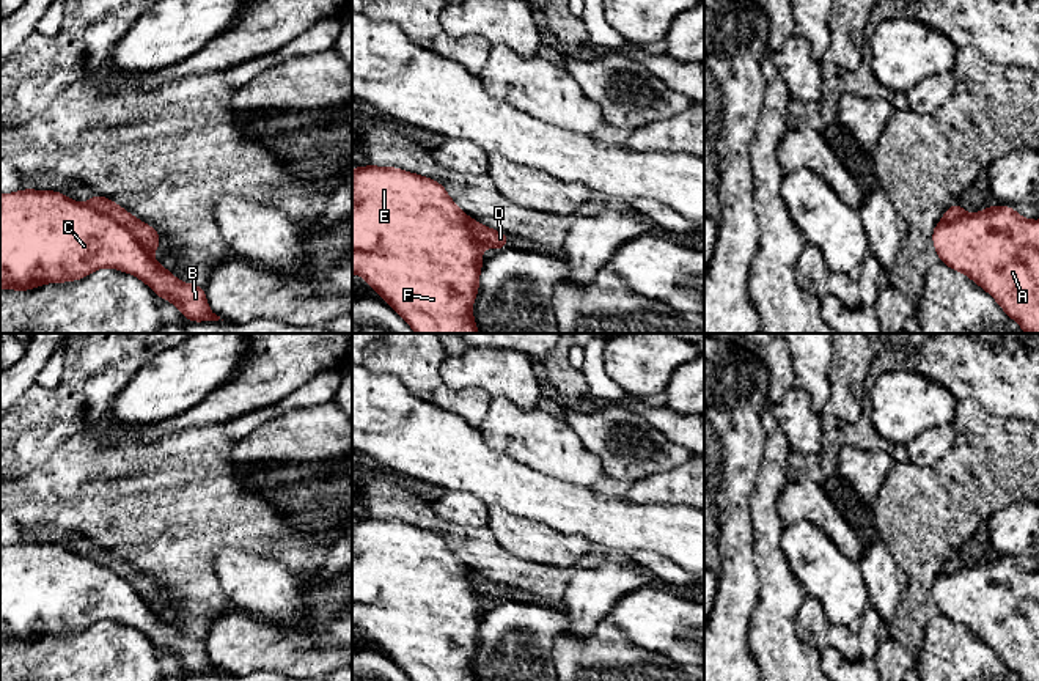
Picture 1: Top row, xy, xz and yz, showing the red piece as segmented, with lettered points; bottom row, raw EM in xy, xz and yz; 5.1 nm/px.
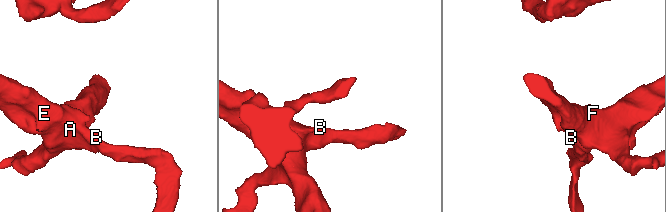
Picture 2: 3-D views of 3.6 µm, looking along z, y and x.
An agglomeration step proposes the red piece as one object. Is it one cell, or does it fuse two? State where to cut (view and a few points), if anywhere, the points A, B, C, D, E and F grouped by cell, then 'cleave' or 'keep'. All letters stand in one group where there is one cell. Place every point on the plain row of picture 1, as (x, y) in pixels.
xy (85, 557), (120, 574), (150, 604) | A B C E F / D | cleave

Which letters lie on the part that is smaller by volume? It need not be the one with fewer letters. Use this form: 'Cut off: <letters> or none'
Cut off: D

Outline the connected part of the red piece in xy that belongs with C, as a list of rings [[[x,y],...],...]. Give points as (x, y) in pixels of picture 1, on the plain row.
[[[55,543],[0,546],[0,642],[28,643],[46,635],[75,634],[102,620],[140,631],[157,650],[176,657],[190,675],[222,672],[207,657],[204,640],[178,632],[110,568]]]

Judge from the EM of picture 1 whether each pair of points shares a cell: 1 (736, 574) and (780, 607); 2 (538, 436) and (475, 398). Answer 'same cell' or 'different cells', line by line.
1: different cells
2: different cells

